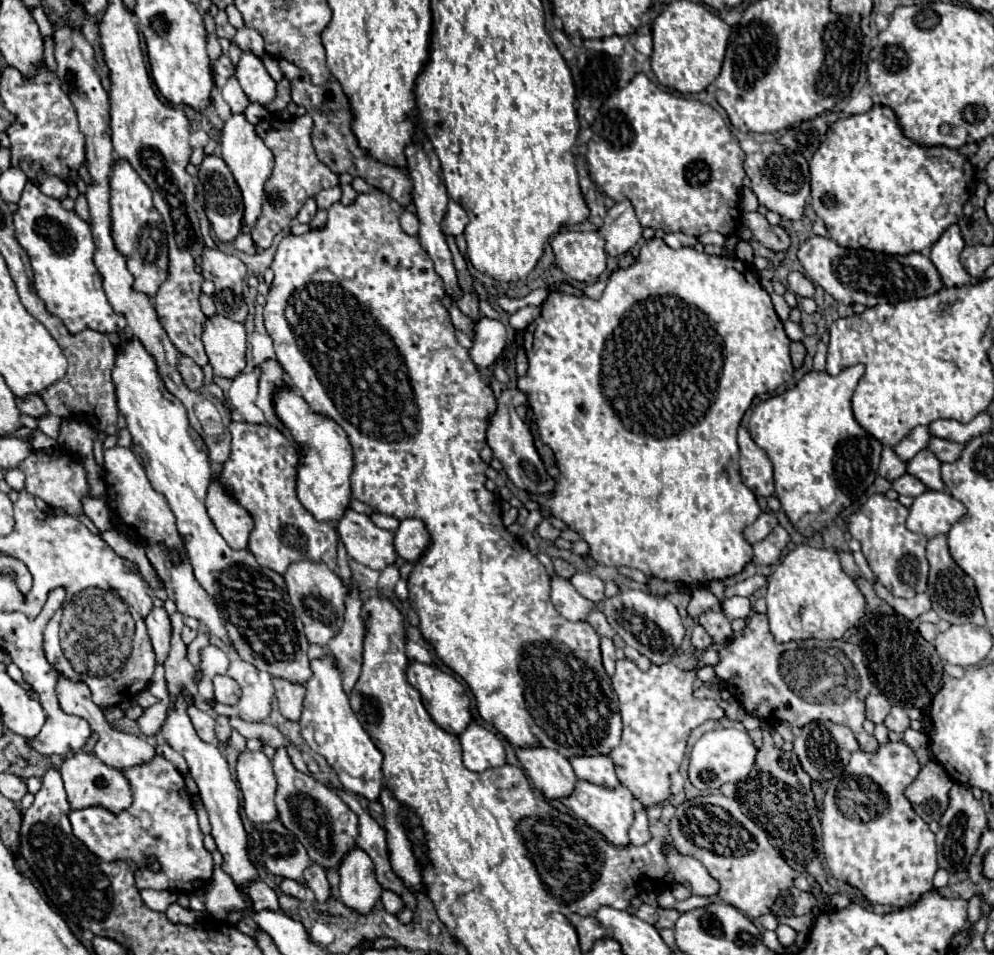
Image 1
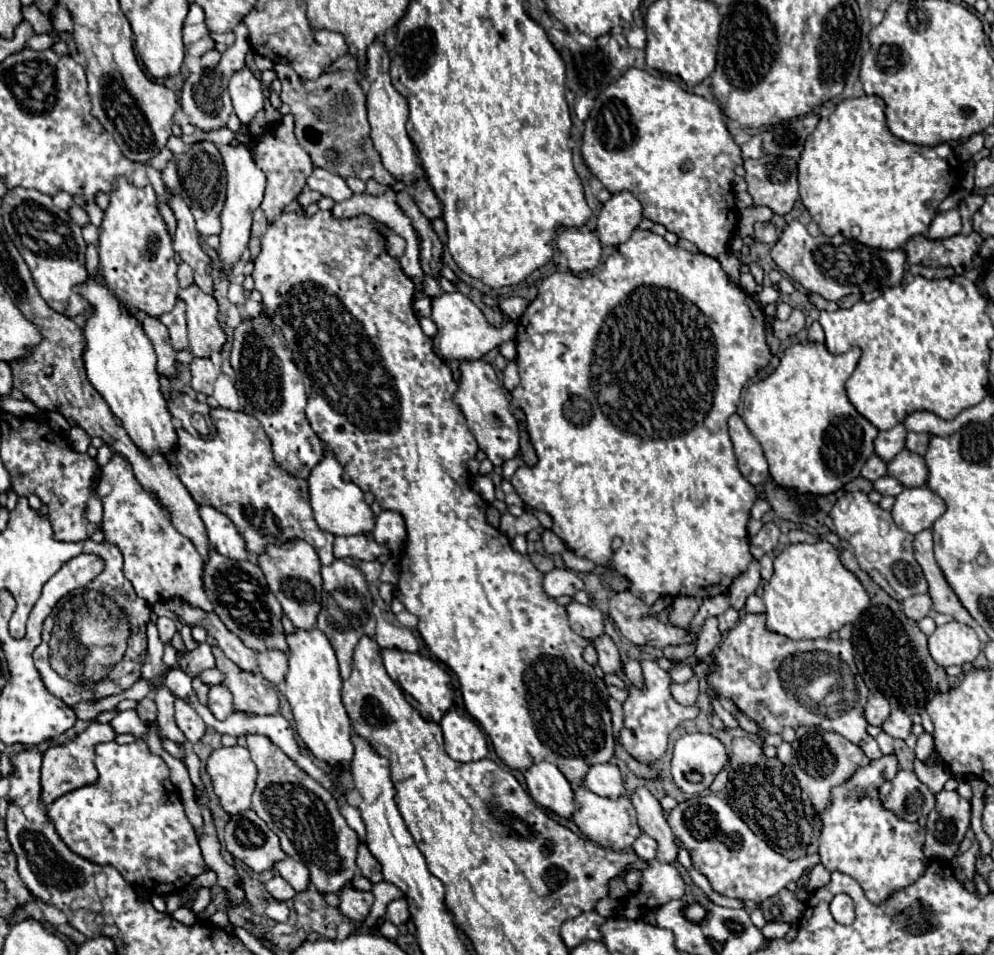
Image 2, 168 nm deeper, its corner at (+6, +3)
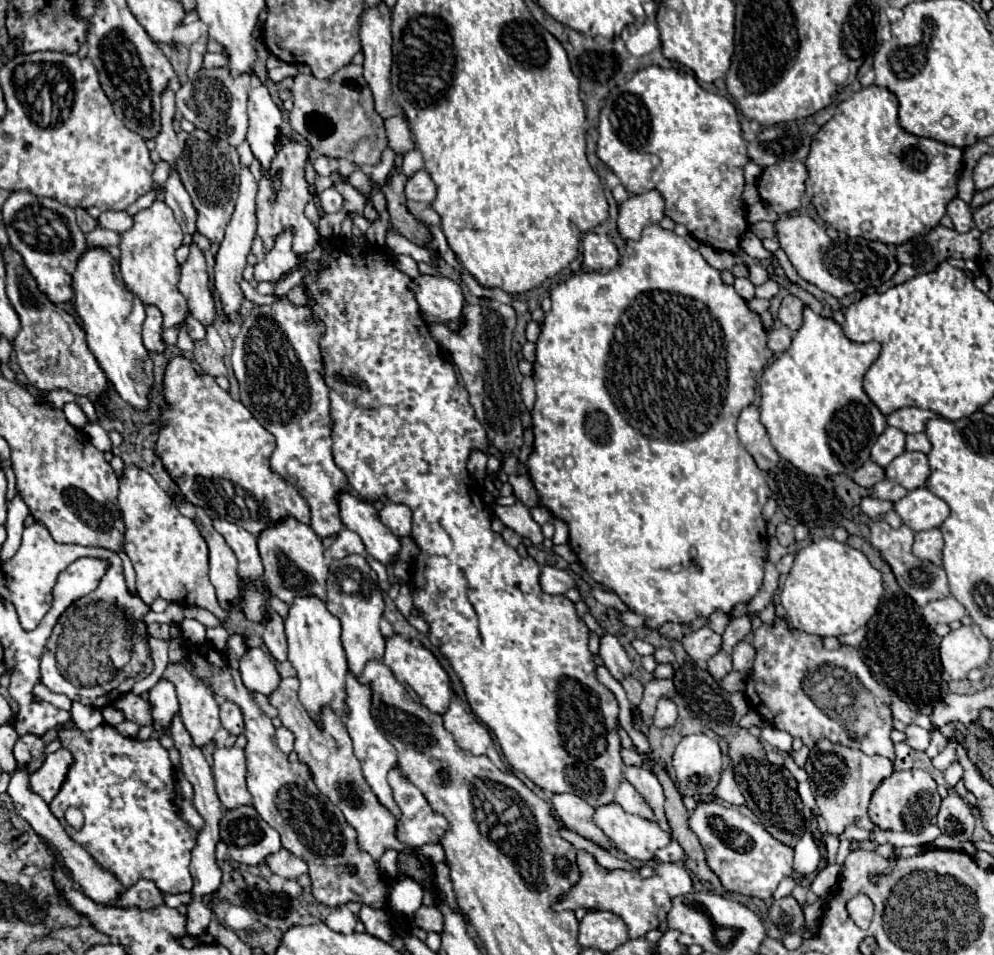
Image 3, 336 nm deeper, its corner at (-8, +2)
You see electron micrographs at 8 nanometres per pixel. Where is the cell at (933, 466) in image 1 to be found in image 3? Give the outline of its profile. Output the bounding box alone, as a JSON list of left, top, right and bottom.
[886,452,930,490]

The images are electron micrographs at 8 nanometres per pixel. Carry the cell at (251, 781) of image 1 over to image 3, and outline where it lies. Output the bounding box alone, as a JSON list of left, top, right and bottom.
[212,748,254,808]

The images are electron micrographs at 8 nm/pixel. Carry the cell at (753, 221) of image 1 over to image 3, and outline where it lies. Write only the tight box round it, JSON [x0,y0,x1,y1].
[750,222,776,238]

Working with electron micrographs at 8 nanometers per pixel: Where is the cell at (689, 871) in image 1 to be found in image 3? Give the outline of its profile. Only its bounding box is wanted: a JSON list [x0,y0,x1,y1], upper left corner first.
[624,766,670,832]

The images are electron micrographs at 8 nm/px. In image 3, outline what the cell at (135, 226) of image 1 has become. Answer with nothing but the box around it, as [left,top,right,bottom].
[120,198,186,328]

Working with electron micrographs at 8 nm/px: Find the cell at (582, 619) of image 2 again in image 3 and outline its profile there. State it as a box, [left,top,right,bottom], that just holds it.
[600,632,632,682]

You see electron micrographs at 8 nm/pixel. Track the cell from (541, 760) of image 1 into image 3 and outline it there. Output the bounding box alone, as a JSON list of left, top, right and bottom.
[548,794,612,848]

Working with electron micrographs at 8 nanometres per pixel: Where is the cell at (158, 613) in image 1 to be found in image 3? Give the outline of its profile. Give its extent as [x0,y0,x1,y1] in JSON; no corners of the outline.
[150,678,178,738]

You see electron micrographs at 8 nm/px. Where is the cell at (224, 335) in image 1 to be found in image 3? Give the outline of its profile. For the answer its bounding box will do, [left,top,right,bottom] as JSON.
[178,244,216,328]

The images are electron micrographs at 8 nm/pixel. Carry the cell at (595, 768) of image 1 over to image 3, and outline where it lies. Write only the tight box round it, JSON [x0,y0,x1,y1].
[614,778,654,818]

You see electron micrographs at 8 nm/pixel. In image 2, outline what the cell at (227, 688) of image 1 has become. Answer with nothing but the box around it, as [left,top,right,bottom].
[208,685,234,721]

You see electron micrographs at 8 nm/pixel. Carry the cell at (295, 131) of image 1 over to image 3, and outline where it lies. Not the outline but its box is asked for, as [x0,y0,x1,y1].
[258,142,320,254]

